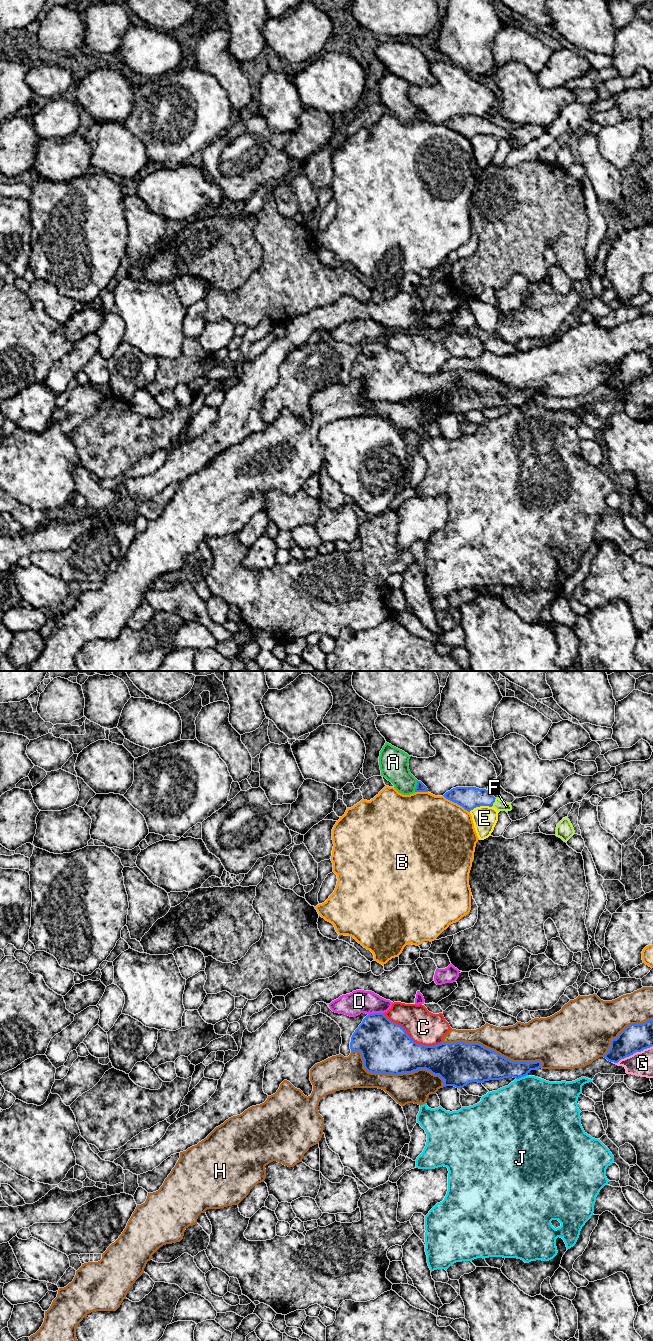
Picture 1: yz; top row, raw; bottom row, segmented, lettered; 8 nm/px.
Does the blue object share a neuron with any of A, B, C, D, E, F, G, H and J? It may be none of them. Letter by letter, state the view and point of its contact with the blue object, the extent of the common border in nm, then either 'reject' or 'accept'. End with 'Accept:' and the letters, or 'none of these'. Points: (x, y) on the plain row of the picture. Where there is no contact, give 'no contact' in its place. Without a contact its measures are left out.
A: yz (416, 114) | 100 nm | reject
B: yz (456, 130) | 260 nm | reject
C: yz (411, 367) | 550 nm | reject
D: yz (375, 341) | 130 nm | reject
E: yz (480, 133) | 190 nm | reject
F: yz (494, 129) | 80 nm | accept
G: yz (632, 382) | 360 nm | reject
H: yz (395, 402) | 800 nm | reject
J: yz (521, 404) | 100 nm | reject
Accept: F

